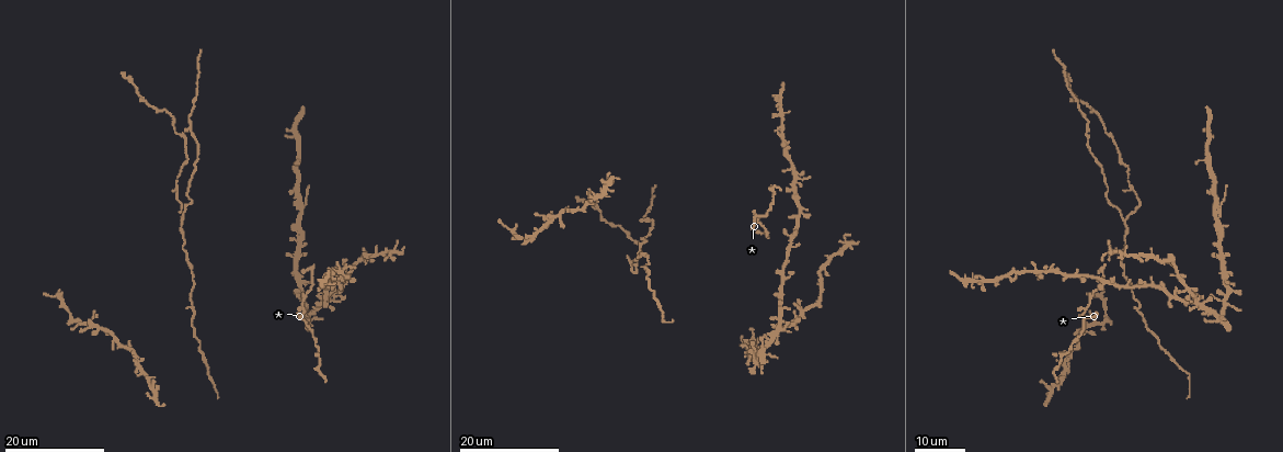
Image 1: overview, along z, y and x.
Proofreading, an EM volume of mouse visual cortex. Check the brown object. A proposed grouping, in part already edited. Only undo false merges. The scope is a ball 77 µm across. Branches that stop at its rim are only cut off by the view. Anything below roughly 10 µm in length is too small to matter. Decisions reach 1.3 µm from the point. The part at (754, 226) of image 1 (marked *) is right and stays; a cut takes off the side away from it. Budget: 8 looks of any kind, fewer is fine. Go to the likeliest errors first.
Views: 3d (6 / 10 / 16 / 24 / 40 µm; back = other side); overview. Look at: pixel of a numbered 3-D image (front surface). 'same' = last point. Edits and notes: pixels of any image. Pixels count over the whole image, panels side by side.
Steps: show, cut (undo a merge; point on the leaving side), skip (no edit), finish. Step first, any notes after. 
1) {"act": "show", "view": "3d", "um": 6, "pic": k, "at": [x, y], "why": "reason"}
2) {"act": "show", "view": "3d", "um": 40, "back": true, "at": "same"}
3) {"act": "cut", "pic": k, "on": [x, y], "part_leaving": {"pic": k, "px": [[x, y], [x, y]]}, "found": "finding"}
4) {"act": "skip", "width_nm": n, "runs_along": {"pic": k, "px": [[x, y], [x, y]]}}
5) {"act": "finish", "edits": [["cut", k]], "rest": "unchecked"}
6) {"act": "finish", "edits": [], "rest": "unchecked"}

{"act": "show", "view": "3d", "um": 16, "pic": 1, "at": [184, 219], "why": "side arm on a straight run"}

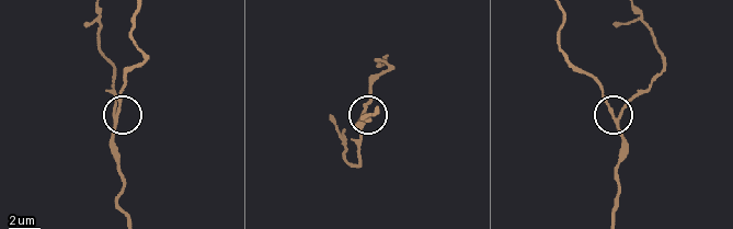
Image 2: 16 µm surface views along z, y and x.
{"act": "show", "view": "3d", "um": 6, "pic": 2, "at": [113, 116]}

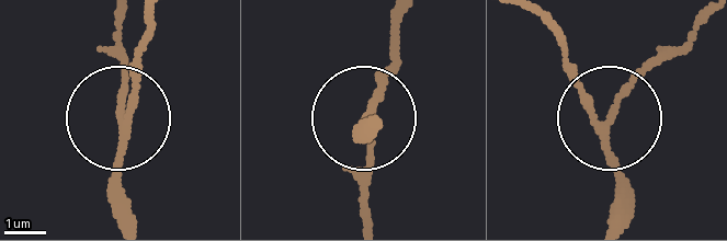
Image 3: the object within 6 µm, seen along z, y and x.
{"act": "skip", "runs_along": {"pic": 3, "px": [[127, 214], [116, 129], [148, 18]]}, "found": "one cell here"}

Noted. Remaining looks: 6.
{"act": "show", "view": "3d", "um": 16, "pic": 1, "at": [790, 238], "why": "four or more arms meet"}

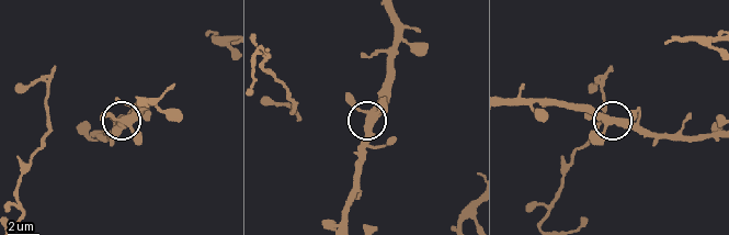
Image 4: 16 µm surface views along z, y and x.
{"act": "show", "view": "3d", "um": 10, "pic": 4, "at": [616, 121], "why": "closer look"}

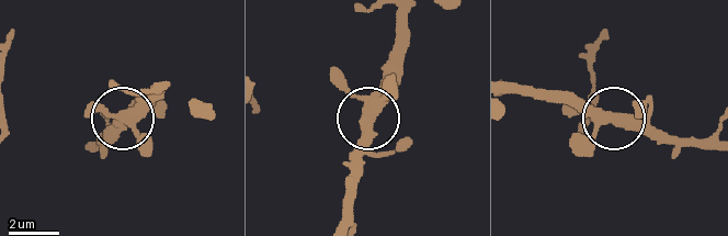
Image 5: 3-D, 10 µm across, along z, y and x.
{"act": "skip", "arms": 4, "found": "one cell here"}

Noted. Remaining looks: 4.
{"act": "show", "view": "3d", "um": 16, "pic": 1, "at": [1138, 312]}

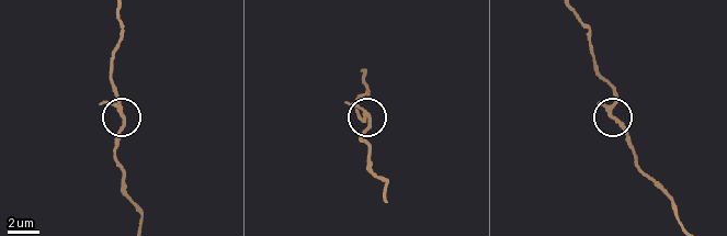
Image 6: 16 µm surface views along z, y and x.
{"act": "show", "view": "3d", "um": 10, "pic": 6, "at": [123, 116]}

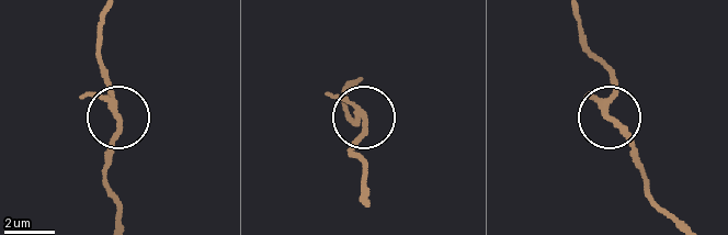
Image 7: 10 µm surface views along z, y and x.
{"act": "skip", "side_arm_um": 24, "found": "all the same cell"}

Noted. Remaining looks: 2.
{"act": "show", "view": "3d", "um": 24, "pic": 1, "at": [757, 215], "why": "three-way junction"}

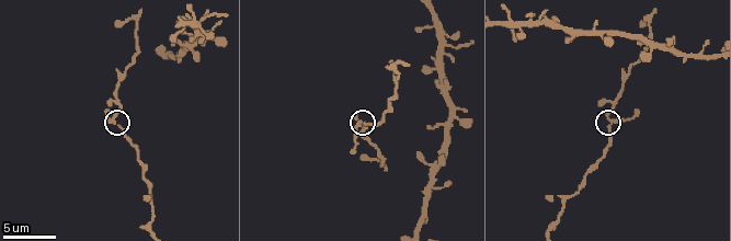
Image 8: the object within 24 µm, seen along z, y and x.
{"act": "show", "view": "3d", "um": 10, "pic": 8, "at": [611, 122]}

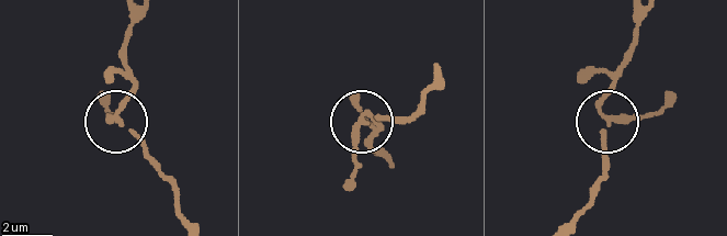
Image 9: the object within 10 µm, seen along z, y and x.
{"act": "skip", "runs_along": {"pic": 9, "px": [[655, 111], [605, 114], [613, 72]]}, "found": "continuous, no second cell"}

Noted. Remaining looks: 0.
{"act": "finish", "edits": [], "rest": "unchecked"}

